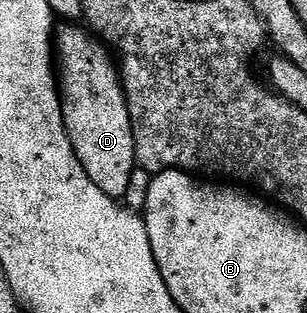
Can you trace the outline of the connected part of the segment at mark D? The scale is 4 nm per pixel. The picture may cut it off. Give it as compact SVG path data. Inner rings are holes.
M67 23L58 30L53 41L53 49L57 54L57 88L63 102L63 122L67 128L69 139L73 143L73 151L85 167L85 175L105 191L105 195L121 199L129 187L129 179L133 179L133 171L137 167L135 160L135 140L133 127L129 119L127 96L123 90L121 69L113 56L112 50L98 36L92 35L86 28L78 29L75 23Z

